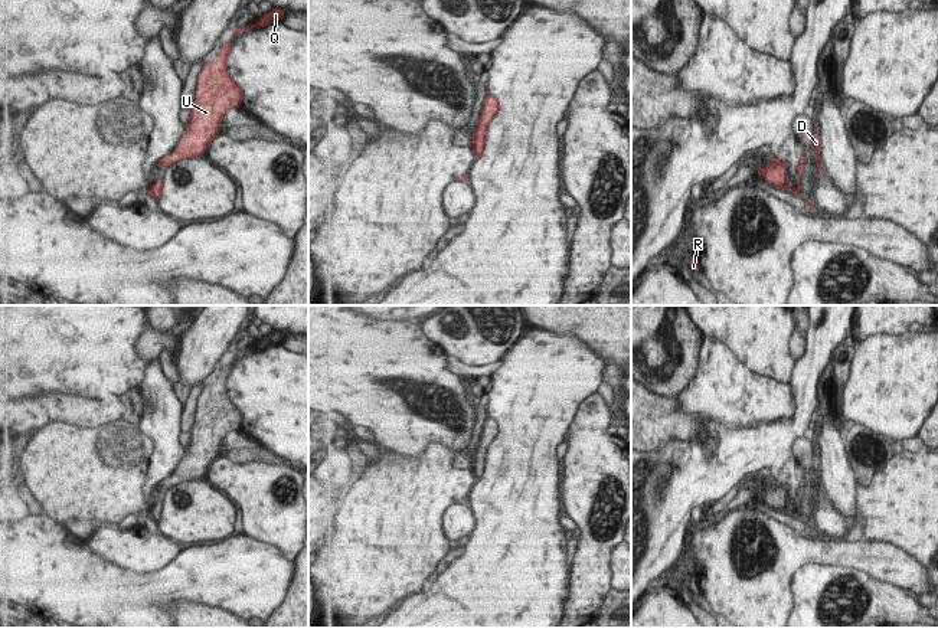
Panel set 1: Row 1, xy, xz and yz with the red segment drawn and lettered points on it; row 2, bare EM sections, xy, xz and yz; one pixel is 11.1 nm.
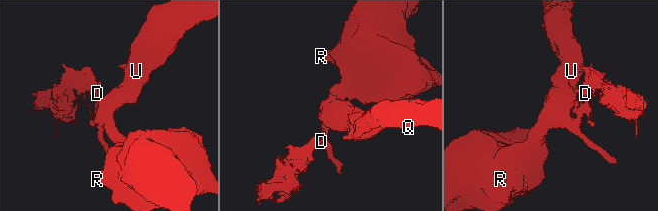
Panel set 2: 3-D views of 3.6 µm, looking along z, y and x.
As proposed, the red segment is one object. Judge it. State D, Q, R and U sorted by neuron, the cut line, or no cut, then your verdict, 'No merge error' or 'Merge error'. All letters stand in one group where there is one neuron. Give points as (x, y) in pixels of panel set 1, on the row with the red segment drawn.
Groups: D / Q R U. Split along xz (473, 146), (479, 157). Merge error

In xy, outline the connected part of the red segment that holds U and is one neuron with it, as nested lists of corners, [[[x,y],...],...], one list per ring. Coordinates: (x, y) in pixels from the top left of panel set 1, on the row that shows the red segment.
[[[233,40],[220,48],[216,62],[203,65],[186,133],[176,151],[164,157],[157,166],[169,167],[203,154],[220,131],[226,112],[241,107],[244,94],[226,68],[232,45]]]

